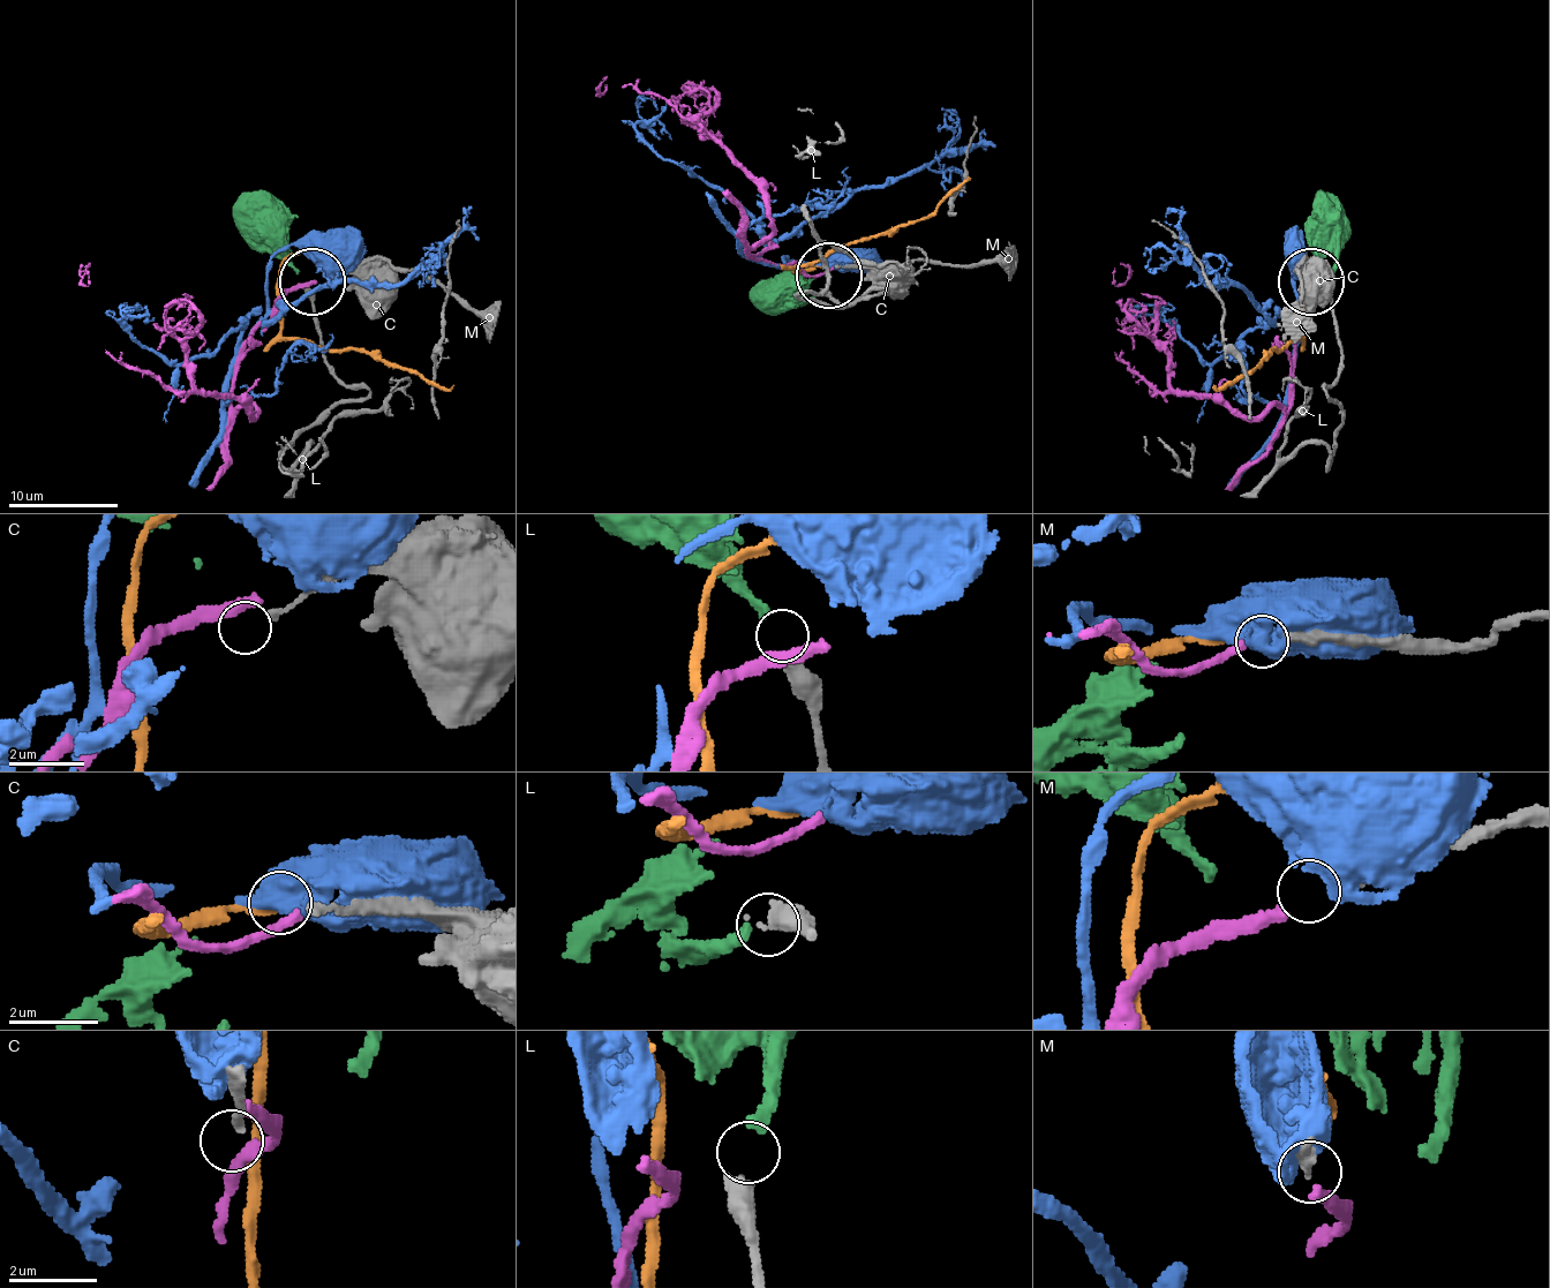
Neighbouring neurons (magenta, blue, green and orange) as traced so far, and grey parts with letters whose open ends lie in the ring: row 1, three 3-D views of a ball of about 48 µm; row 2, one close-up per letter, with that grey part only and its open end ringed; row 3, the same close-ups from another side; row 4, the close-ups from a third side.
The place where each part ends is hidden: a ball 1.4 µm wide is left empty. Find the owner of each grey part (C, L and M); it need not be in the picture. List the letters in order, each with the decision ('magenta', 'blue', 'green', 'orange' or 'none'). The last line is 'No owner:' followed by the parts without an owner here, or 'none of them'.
C: none
L: green
M: magenta
No owner: C

